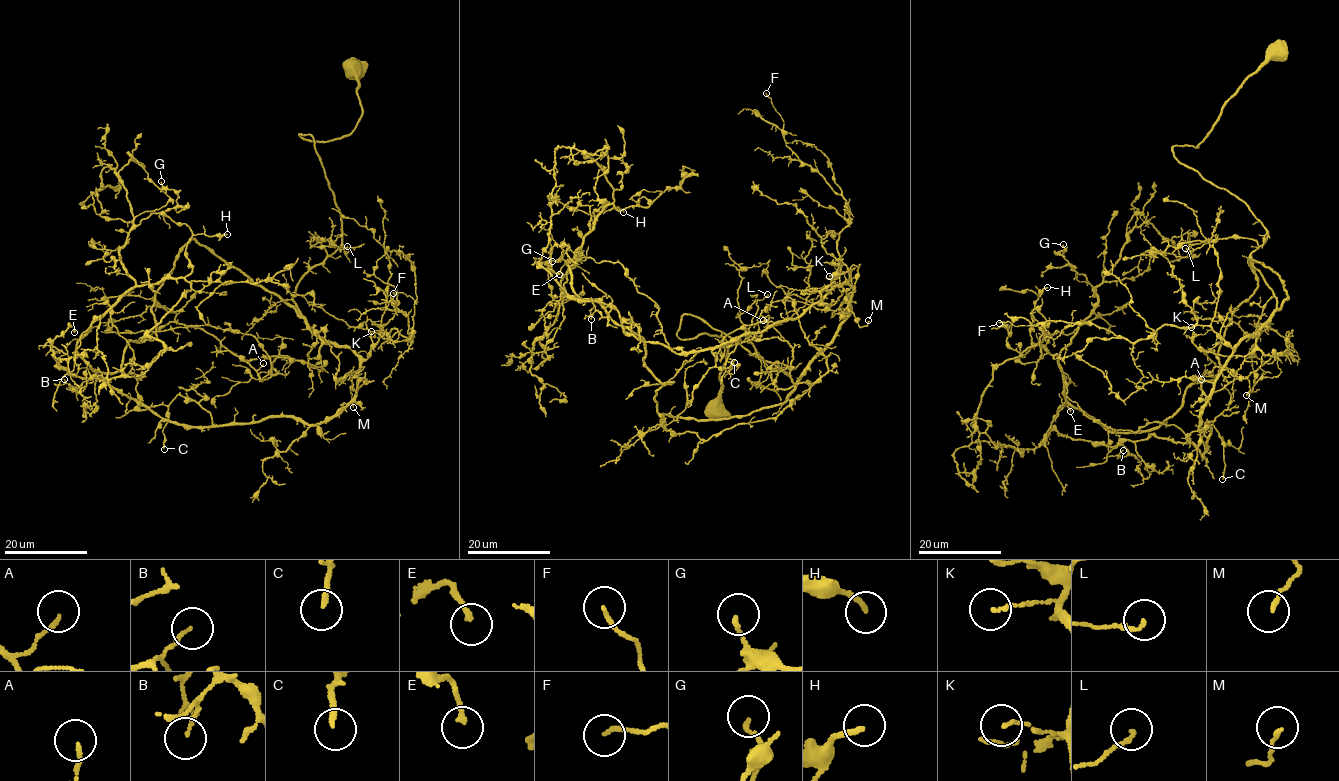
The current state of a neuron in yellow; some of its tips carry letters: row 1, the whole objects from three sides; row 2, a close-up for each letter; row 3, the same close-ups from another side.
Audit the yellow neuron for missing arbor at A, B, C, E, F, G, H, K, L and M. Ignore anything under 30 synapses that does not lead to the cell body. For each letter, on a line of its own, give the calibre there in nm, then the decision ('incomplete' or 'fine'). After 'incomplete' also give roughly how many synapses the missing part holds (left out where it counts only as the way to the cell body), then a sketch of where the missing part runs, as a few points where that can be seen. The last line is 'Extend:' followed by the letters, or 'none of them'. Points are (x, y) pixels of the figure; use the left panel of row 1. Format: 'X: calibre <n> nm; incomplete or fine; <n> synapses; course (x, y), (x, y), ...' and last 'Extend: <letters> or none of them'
A: calibre 120 nm; fine
B: calibre 120 nm; fine
C: calibre 170 nm; fine
E: calibre 180 nm; fine
F: calibre 140 nm; fine
G: calibre 140 nm; fine
H: calibre 180 nm; incomplete; 40 synapses; course (227, 234), (234, 231), (245, 237), (261, 234), (265, 230), (267, 213)
K: calibre 100 nm; fine
L: calibre 130 nm; fine
M: calibre 140 nm; fine
Extend: H

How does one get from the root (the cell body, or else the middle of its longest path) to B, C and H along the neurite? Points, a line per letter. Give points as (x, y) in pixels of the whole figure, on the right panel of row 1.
B: (1275, 51), (1173, 149), (1249, 208), (1287, 298), (1249, 259), (1218, 373), (1123, 450)
C: (1275, 51), (1197, 147), (1173, 148), (1262, 225), (1249, 256), (1277, 302), (1199, 415), (1222, 479)
H: (1275, 51), (1173, 148), (1287, 297), (1249, 259), (1215, 378), (1105, 429), (1032, 342), (1047, 287)

